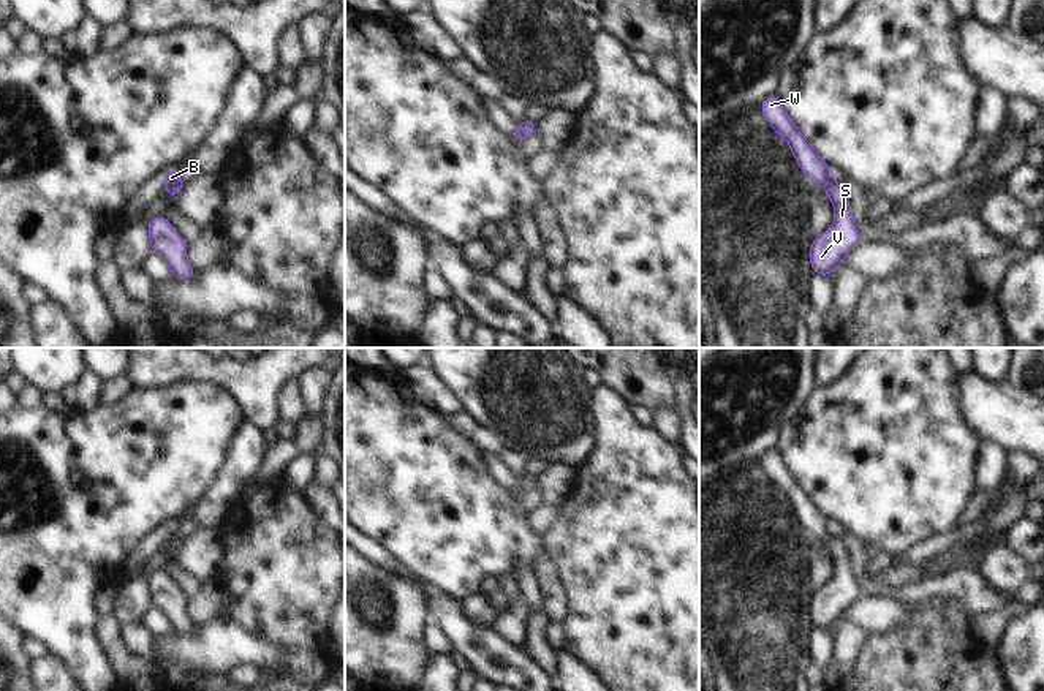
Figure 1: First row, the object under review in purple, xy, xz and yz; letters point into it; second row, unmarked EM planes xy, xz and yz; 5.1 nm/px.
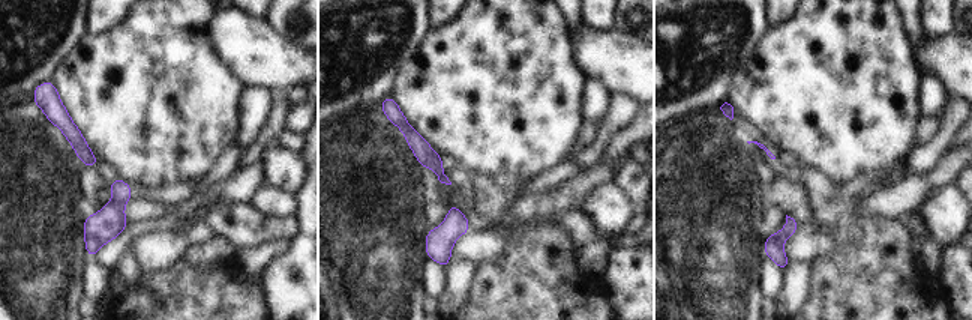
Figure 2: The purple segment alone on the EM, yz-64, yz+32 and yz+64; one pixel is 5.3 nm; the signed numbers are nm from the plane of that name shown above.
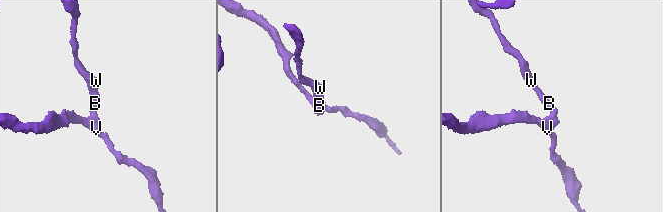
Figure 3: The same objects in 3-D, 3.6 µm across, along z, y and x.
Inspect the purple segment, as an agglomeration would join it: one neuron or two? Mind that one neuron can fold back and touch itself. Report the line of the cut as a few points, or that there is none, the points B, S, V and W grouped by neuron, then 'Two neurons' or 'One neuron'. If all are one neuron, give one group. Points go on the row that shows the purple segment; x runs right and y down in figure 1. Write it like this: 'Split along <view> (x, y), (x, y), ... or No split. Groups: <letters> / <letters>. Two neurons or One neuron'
No split. Groups: B S V W. One neuron.

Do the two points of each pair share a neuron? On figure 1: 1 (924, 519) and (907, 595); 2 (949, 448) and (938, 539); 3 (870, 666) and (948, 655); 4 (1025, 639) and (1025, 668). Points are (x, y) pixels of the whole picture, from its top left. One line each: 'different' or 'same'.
1: different
2: different
3: same
4: same

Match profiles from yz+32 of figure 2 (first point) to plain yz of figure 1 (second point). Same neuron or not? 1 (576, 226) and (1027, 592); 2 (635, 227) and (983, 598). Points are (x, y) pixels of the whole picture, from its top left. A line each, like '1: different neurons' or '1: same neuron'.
1: same neuron
2: same neuron

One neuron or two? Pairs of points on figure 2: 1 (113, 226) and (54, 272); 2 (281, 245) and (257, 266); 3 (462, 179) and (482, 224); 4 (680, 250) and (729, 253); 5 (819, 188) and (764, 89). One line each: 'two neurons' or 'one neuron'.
1: two neurons
2: one neuron
3: one neuron
4: one neuron
5: two neurons

